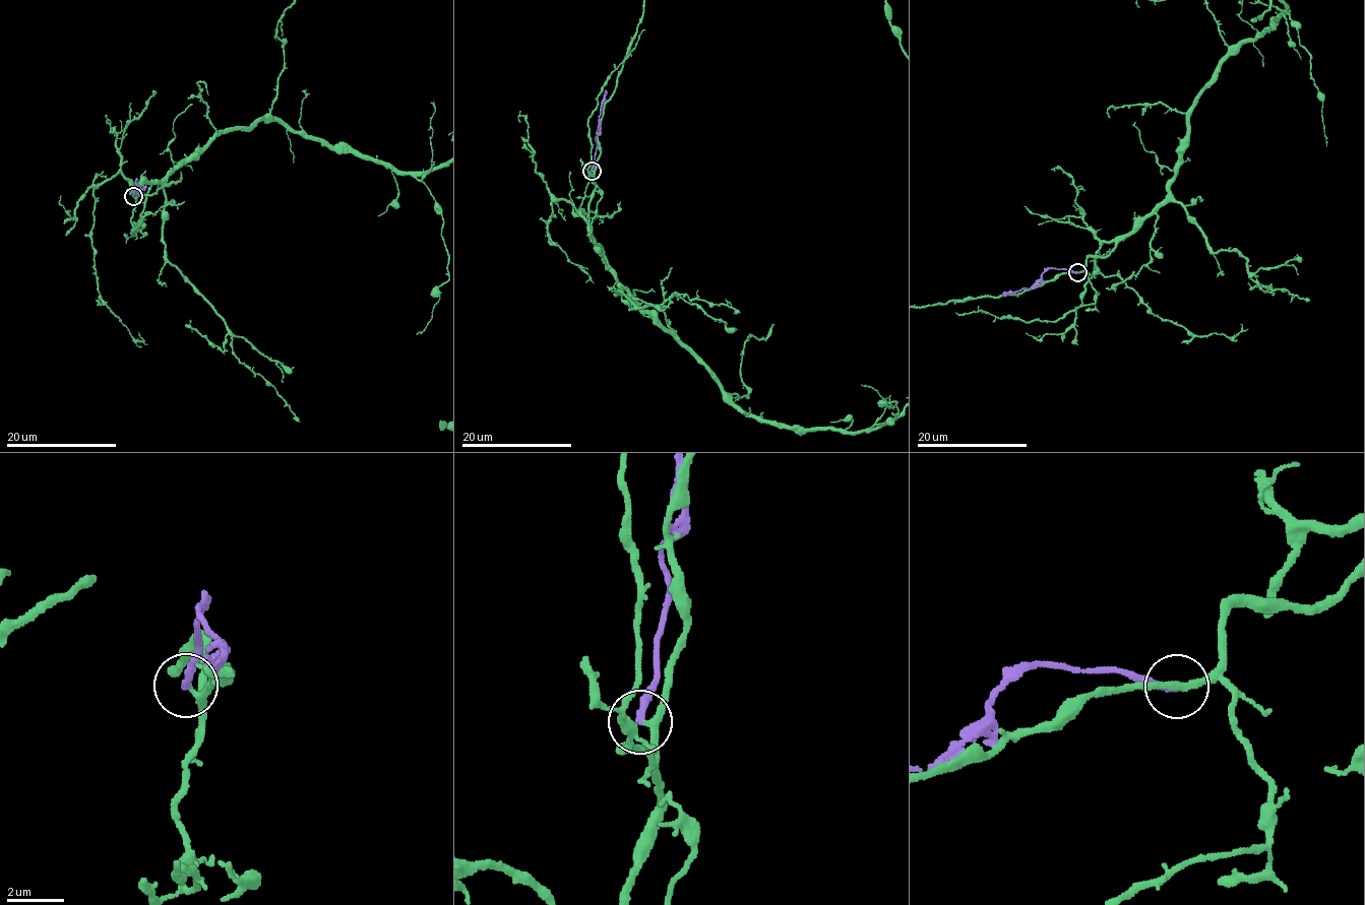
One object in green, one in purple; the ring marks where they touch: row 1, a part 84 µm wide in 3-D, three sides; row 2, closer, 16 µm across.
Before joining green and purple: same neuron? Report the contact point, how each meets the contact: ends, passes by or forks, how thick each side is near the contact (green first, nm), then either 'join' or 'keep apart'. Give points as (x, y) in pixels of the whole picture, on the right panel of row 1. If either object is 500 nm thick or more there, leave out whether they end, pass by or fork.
at (1077, 272); green passes by; purple ends there; 200 nm thick on the green side, 260 nm on the other; keep apart

